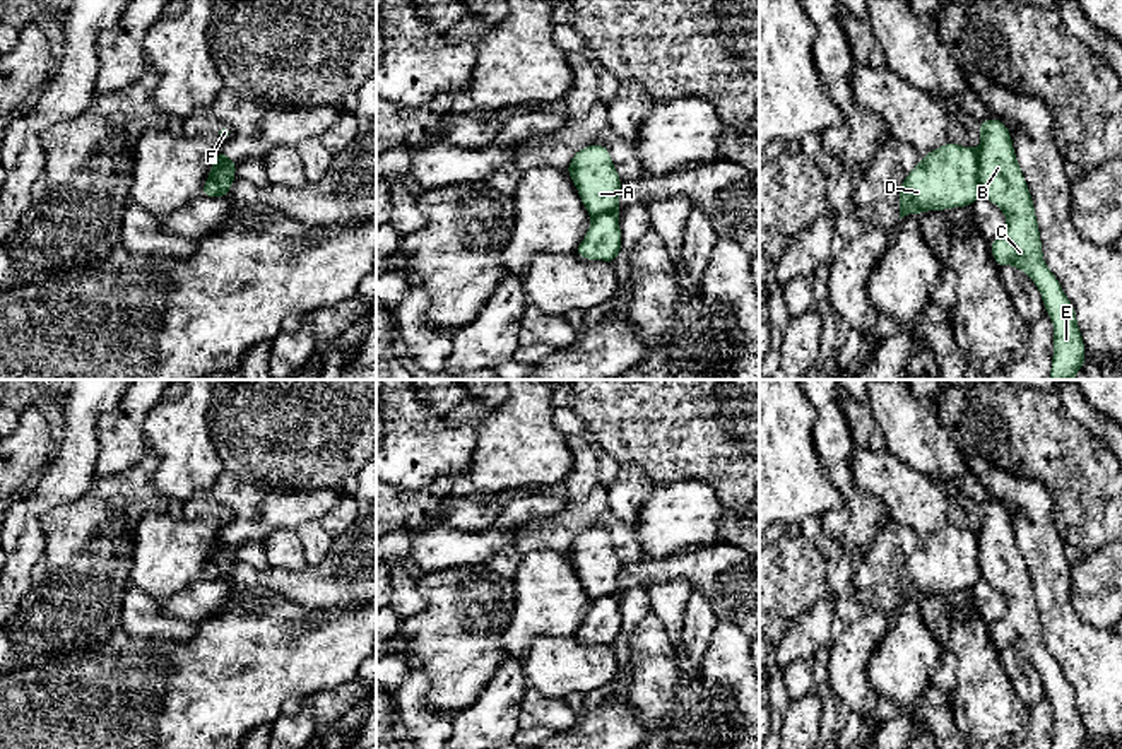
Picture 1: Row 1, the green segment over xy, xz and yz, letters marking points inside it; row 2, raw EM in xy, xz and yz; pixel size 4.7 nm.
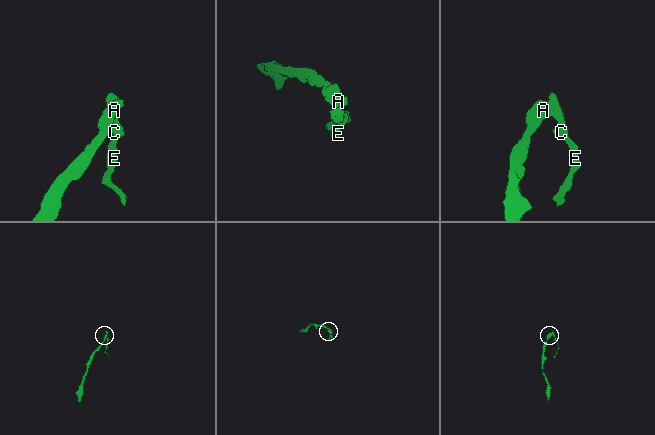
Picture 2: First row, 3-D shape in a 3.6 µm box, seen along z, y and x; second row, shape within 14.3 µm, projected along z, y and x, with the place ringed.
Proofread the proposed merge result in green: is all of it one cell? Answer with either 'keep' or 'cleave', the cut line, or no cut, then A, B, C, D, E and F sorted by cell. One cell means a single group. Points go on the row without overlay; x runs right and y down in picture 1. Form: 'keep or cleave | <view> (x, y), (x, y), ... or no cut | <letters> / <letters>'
cleave | xy (223, 537), (216, 551), (216, 563), (228, 573) | A D / B C E F

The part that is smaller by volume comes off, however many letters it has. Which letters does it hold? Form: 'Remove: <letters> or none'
Remove: B, C, E, F

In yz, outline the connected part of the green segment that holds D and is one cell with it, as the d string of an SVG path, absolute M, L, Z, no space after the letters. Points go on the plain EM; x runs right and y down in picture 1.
M946 525L924 537L900 571L900 602L924 593L968 590L982 580L978 534Z

